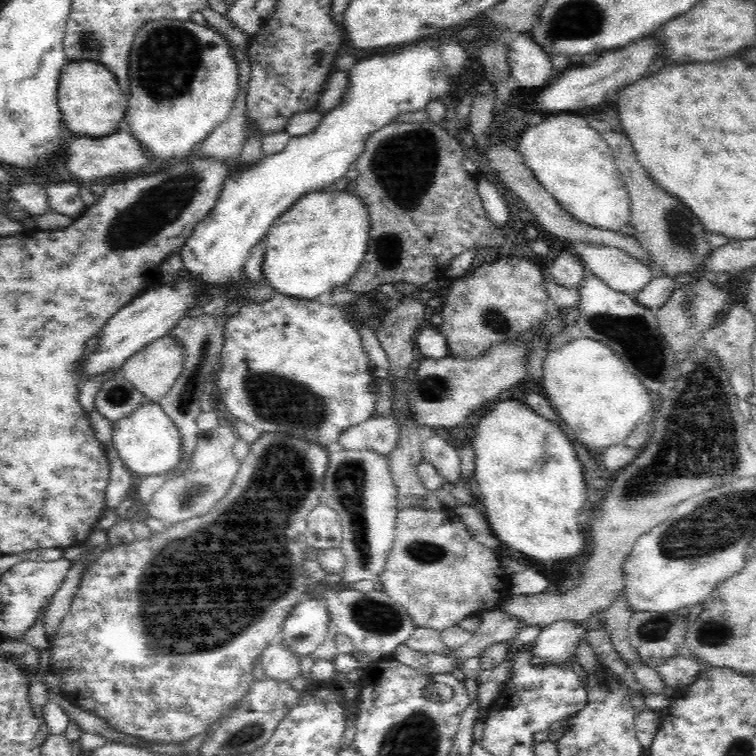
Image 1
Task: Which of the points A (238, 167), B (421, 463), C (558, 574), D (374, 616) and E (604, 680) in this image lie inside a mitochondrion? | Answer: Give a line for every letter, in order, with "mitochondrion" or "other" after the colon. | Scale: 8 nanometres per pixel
A: other
B: other
C: other
D: mitochondrion
E: other

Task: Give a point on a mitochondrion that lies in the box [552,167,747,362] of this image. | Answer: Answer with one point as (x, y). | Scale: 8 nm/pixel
(679, 224)

